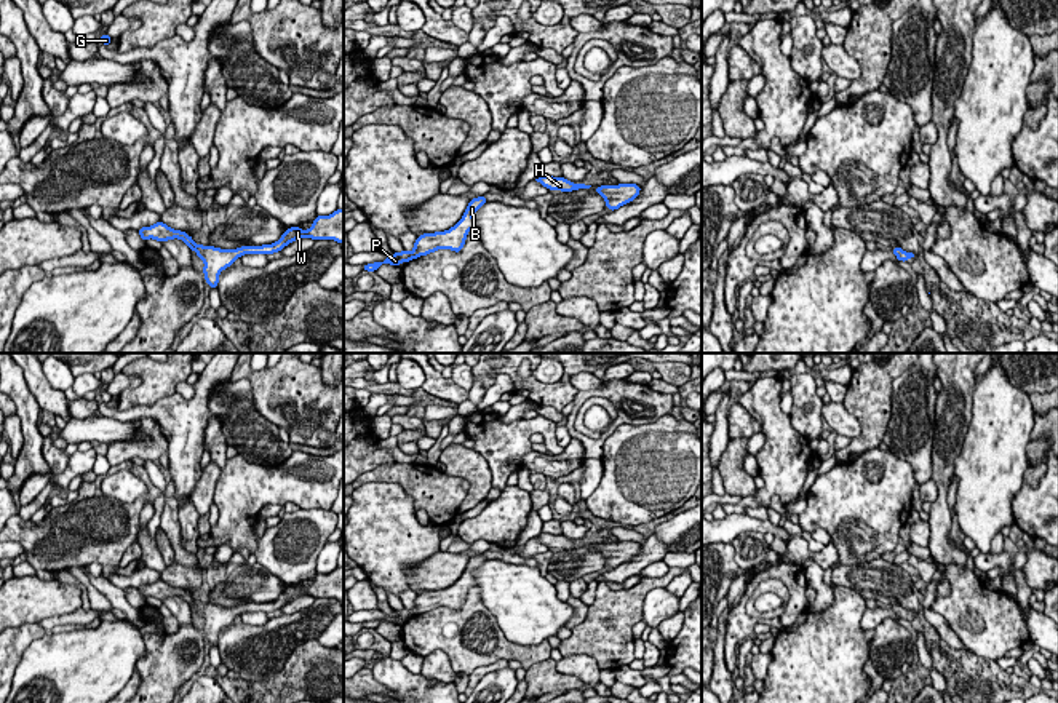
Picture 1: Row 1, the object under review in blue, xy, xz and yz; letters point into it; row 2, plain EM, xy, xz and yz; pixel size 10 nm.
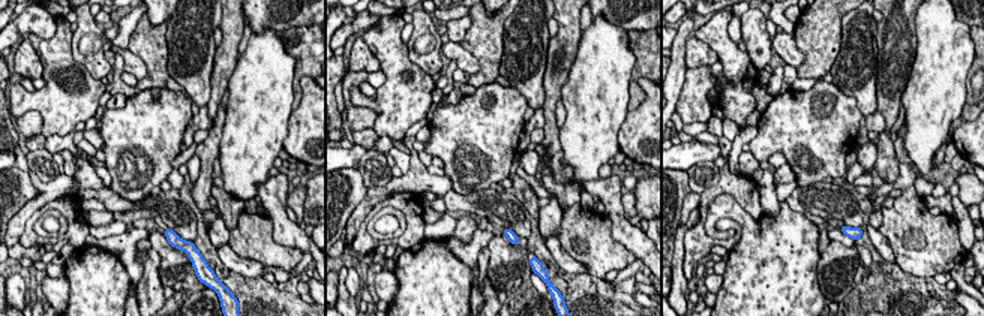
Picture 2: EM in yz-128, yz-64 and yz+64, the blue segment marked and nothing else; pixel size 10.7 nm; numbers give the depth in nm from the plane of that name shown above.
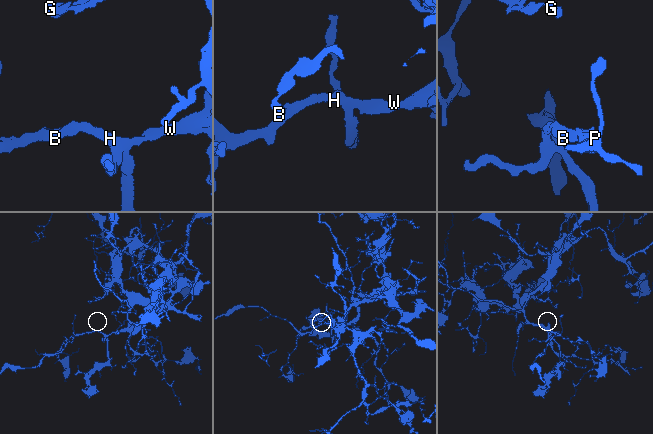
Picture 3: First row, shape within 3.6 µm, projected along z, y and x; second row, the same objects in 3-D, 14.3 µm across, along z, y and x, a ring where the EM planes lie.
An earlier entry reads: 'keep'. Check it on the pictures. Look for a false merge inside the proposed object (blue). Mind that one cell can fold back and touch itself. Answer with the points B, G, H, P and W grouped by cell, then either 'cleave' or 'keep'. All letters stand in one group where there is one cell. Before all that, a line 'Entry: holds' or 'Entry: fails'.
Entry: holds
groups B G H P W; keep

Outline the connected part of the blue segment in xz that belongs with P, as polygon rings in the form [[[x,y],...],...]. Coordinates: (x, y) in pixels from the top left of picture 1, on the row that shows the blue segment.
[[[484,195],[470,200],[462,219],[444,232],[435,232],[435,233],[424,233],[416,238],[414,249],[411,252],[401,251],[393,252],[392,257],[385,257],[384,262],[374,262],[363,265],[363,270],[376,272],[382,264],[390,264],[400,267],[401,262],[409,262],[412,259],[417,259],[420,256],[427,256],[430,252],[435,252],[436,249],[451,249],[455,252],[460,252],[467,235],[470,230],[476,228],[476,222],[473,219],[473,214],[484,205],[487,200]]]

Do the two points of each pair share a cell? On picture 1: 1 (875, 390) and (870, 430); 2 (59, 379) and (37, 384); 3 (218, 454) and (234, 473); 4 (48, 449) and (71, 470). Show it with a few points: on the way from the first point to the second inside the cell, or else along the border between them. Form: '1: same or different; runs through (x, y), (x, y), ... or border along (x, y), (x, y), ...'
1: same; runs through (873, 400), (873, 421)
2: different; border along (42, 369), (47, 381), (63, 392)
3: different; border along (227, 460), (221, 470)
4: same; runs through (53, 454), (66, 467)

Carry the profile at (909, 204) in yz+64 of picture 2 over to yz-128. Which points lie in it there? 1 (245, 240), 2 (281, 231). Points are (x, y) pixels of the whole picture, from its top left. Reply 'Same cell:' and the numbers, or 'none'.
Same cell: 1

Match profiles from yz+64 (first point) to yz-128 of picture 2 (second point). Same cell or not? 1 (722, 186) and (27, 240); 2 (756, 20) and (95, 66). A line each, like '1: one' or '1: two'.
1: one
2: one

